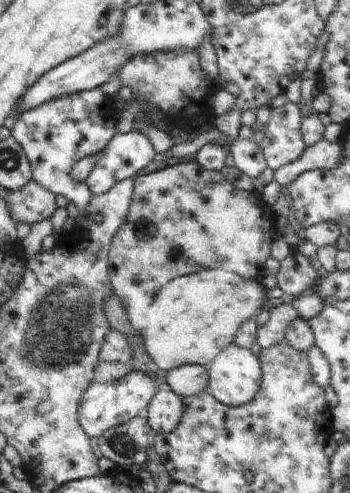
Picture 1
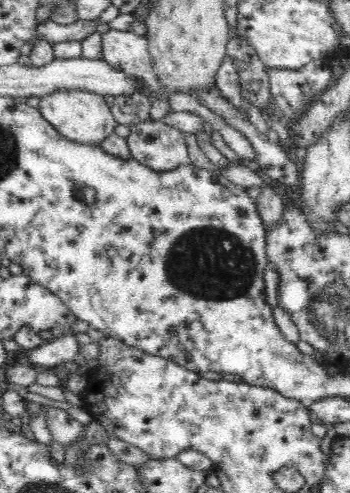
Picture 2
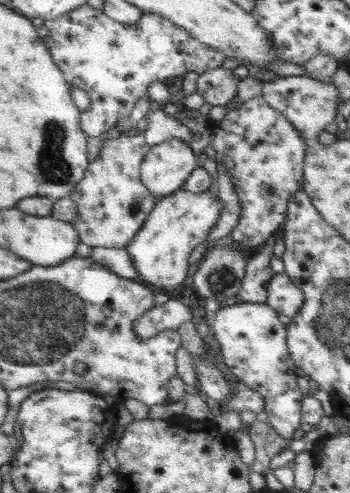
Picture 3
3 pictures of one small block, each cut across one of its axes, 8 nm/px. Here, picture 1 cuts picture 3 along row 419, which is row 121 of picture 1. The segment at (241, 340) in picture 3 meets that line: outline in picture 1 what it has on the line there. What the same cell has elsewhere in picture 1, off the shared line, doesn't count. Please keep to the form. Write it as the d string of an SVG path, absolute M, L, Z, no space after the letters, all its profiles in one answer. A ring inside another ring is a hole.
M285 102L271 110L271 120L265 126L261 148L267 158L267 166L277 172L283 166L297 162L307 144L303 136L303 108L293 102Z

